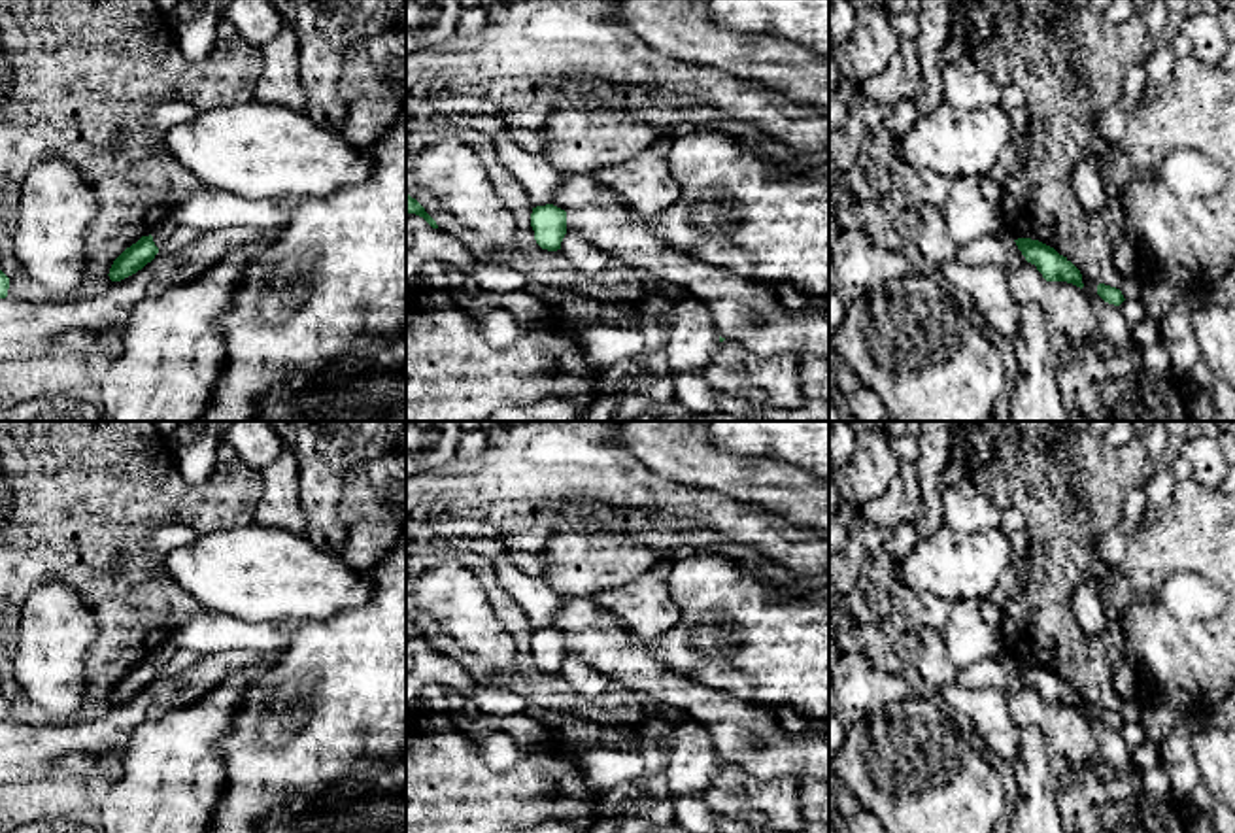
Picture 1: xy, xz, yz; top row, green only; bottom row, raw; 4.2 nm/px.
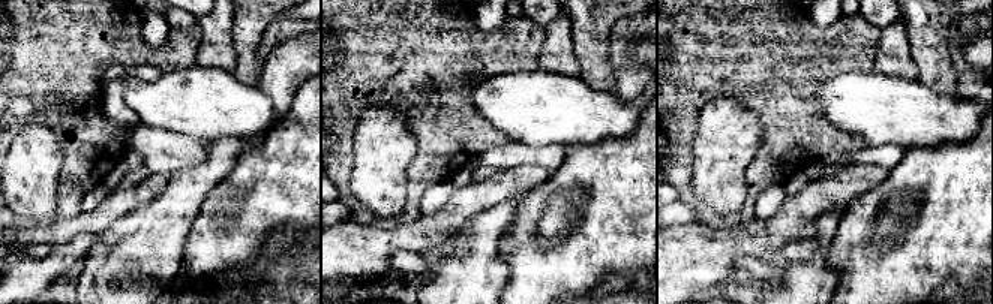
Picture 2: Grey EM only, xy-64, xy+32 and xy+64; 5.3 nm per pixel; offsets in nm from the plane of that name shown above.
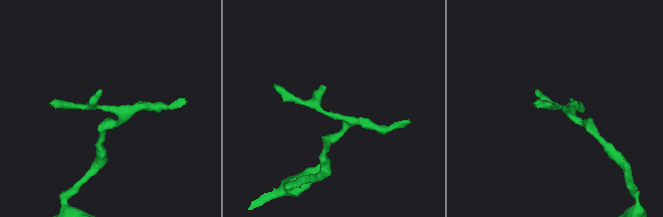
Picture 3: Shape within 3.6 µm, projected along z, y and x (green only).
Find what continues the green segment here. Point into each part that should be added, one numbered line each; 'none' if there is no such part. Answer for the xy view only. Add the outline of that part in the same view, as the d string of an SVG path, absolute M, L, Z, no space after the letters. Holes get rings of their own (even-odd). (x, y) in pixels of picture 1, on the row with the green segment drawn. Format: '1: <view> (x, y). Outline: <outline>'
none

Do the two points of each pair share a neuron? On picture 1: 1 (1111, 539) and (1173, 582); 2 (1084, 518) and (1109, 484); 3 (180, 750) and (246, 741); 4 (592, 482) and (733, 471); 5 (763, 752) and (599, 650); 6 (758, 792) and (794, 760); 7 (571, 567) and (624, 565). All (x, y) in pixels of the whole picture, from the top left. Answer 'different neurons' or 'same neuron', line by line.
1: different neurons
2: same neuron
3: different neurons
4: different neurons
5: same neuron
6: different neurons
7: same neuron

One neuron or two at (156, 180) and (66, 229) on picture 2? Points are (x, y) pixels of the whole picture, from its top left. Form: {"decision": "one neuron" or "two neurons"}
{"decision": "one neuron"}

